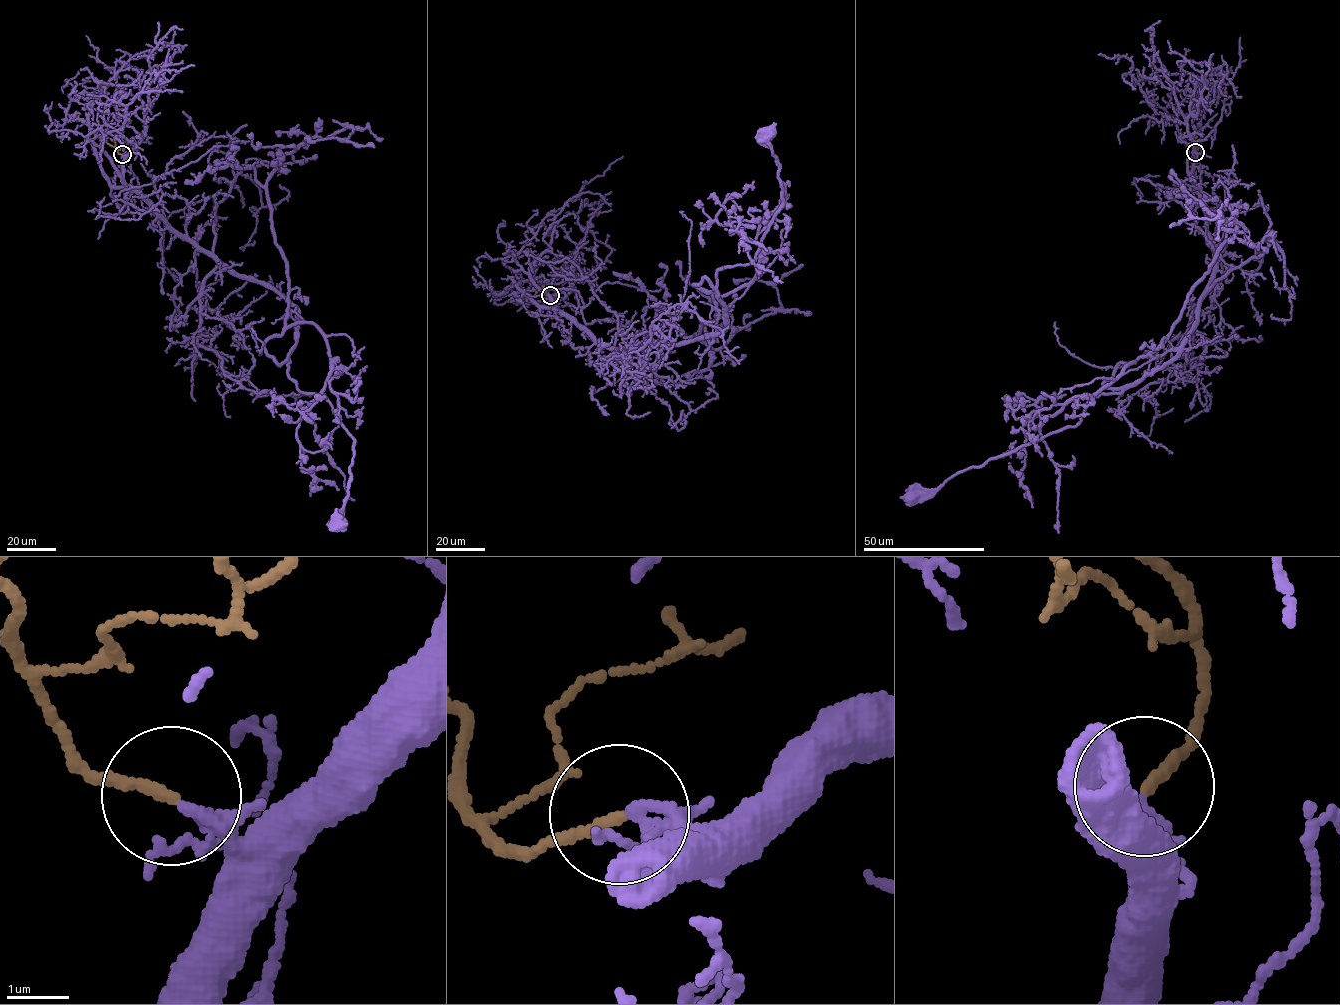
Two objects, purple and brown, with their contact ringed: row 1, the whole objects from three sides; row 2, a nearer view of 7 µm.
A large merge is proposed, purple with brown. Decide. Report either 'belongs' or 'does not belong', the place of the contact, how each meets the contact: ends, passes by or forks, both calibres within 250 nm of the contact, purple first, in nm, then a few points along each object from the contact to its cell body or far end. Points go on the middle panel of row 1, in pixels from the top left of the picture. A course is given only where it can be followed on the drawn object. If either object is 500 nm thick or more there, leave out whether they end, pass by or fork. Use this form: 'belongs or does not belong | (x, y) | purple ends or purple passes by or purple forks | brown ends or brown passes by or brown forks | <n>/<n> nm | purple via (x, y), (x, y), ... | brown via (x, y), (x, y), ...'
belongs | (550, 295) | purple forks | brown ends | 140/180 nm | purple via (551, 295), (615, 348), (678, 344), (726, 327), (716, 271), (754, 260), (782, 204), (766, 134) | brown via (551, 295), (546, 296), (543, 290), (535, 292)

